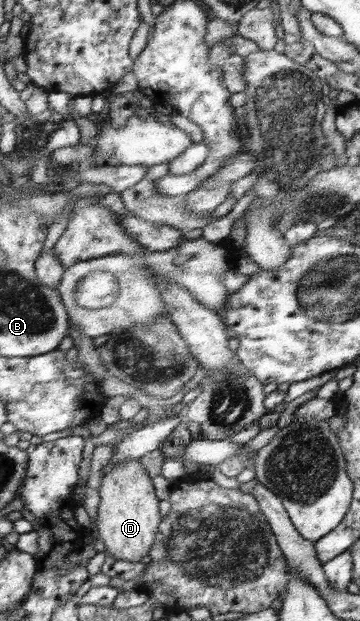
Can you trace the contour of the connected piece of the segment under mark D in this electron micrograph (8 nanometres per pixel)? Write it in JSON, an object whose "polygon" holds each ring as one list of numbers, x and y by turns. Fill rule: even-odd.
{"polygon":[[123,459,101,477,98,488,100,503,93,520,93,530,104,542,106,555,124,561,140,562,140,557,146,555,154,545,154,537,158,537,156,533,160,525,160,501,156,497,150,476,141,459]]}

